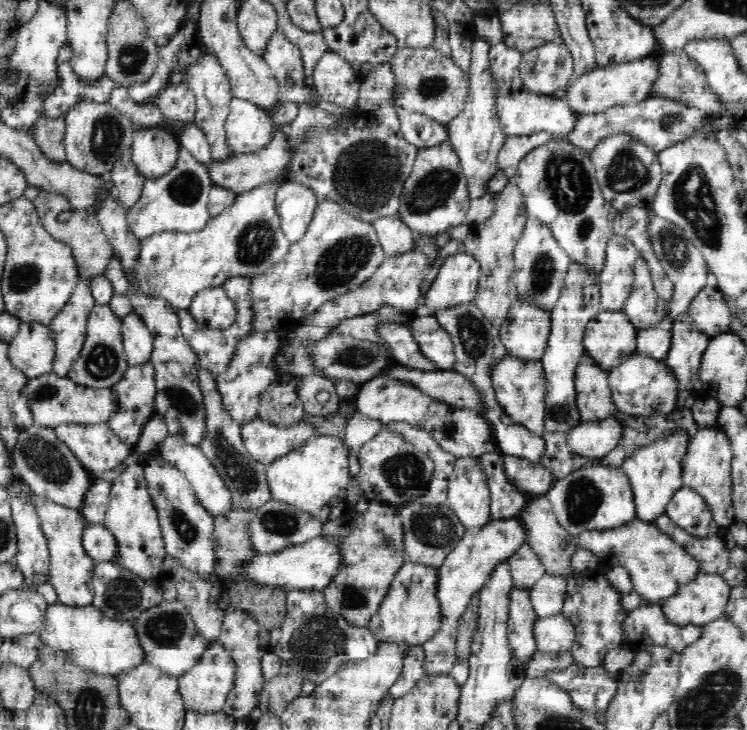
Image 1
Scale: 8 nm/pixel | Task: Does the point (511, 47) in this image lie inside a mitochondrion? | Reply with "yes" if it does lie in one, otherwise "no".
no

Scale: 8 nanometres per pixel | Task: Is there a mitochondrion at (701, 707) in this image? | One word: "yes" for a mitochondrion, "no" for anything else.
yes

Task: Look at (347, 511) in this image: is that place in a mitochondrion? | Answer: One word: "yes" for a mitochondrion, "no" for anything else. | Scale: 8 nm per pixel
no

